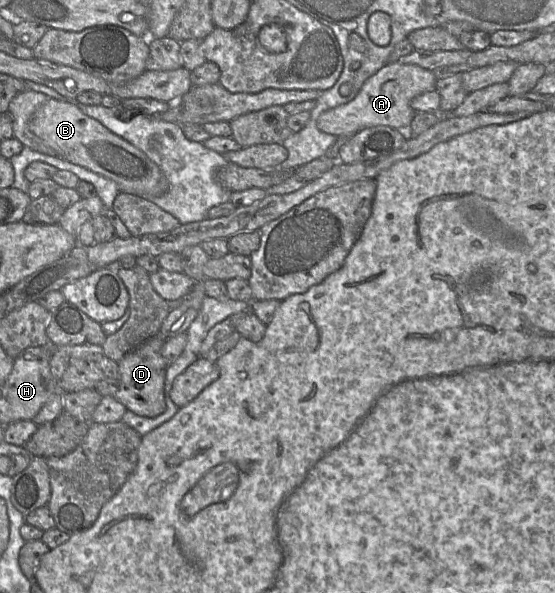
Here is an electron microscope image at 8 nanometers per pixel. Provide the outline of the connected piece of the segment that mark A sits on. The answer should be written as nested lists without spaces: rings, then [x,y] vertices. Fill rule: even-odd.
[[[398,61],[387,64],[363,83],[353,100],[321,113],[317,127],[320,131],[336,137],[353,136],[364,128],[378,125],[406,131],[416,113],[411,107],[412,99],[423,93],[435,91],[438,77],[435,71],[418,65],[401,64]]]

